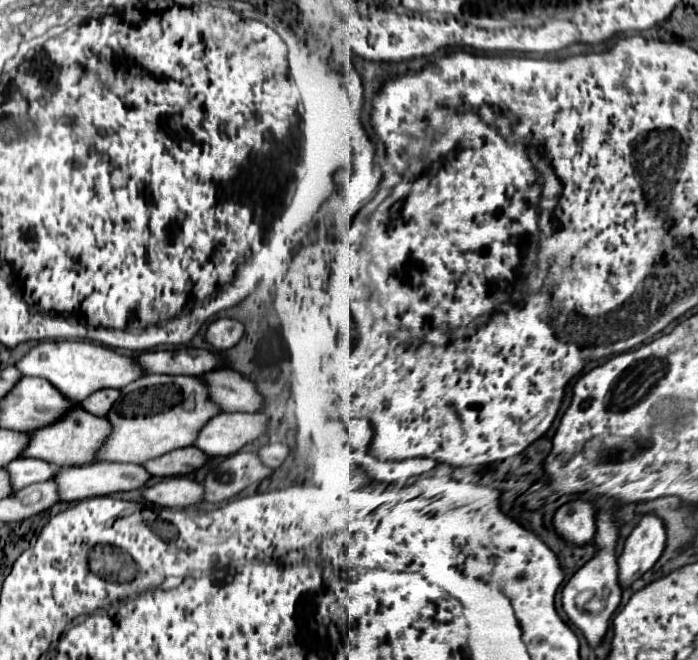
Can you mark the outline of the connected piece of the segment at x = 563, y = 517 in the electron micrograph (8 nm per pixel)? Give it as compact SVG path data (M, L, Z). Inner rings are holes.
M571 500L563 504L553 518L557 532L569 542L583 546L595 536L595 510L589 500Z

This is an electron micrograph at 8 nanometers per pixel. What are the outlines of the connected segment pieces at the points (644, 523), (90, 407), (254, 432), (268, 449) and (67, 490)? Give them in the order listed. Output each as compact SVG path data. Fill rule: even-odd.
M645 514L625 540L623 554L619 556L619 584L627 588L643 576L661 556L665 548L665 526L657 514Z
M105 388L105 390L99 390L99 392L91 394L89 398L85 398L81 402L81 408L95 414L95 416L107 416L107 410L111 410L111 406L117 400L119 400L119 390Z
M223 412L207 422L201 430L195 446L209 456L231 456L239 452L245 444L255 442L269 430L269 418L261 412L257 414L229 414Z
M269 442L269 444L265 444L265 446L259 448L257 456L263 460L265 466L269 466L269 468L275 470L289 456L289 446L287 444L281 444L281 442Z
M97 462L87 466L73 466L73 468L57 468L55 482L59 486L59 496L65 502L79 502L93 496L109 496L115 492L129 492L139 490L151 480L151 474L139 464L115 464L115 462Z

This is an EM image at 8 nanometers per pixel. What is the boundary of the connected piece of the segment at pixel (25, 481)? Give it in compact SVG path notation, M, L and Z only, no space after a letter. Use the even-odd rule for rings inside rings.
M17 458L7 466L7 472L11 474L11 484L15 490L21 490L23 486L35 484L35 482L47 482L51 480L51 474L55 474L55 466L45 460L35 458Z

